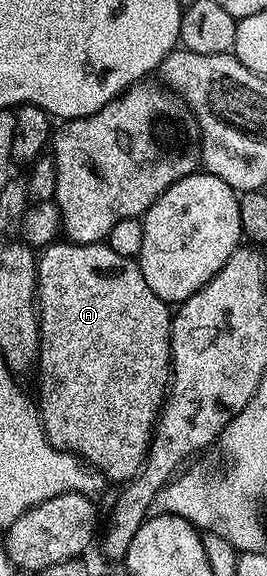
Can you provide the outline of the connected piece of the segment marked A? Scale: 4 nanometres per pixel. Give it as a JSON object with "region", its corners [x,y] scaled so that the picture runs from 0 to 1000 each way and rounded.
{"region":[[[213,418],[184,422],[146,438],[135,458],[135,517],[142,521],[150,564],[150,608],[135,622],[127,648],[135,665],[150,670],[142,712],[150,734],[184,766],[221,783],[262,783],[300,792],[333,811],[390,823],[390,830],[423,840],[464,842],[479,833],[506,830],[551,797],[554,776],[566,773],[573,748],[629,684],[637,663],[637,639],[644,635],[644,550],[648,542],[633,528],[614,526],[547,495],[547,481],[532,481],[532,467],[509,450],[476,450],[427,439],[401,420],[382,422],[258,422]]]}

